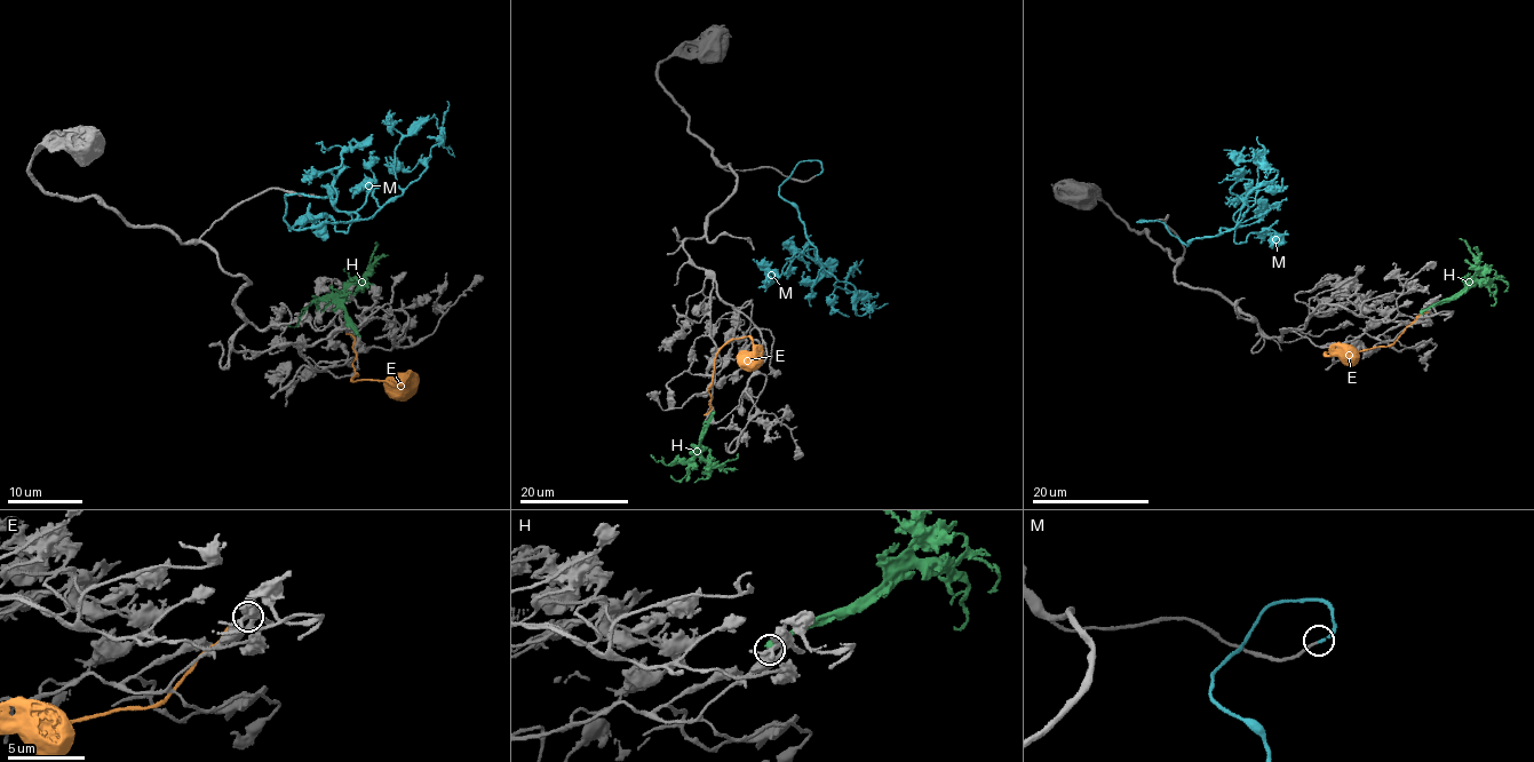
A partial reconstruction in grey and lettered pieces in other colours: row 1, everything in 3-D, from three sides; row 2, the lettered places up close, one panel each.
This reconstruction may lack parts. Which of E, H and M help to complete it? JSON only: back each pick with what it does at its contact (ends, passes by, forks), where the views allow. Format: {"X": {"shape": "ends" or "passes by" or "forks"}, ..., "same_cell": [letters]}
{"M": {"shape": "ends"}, "same_cell": ["M"]}

